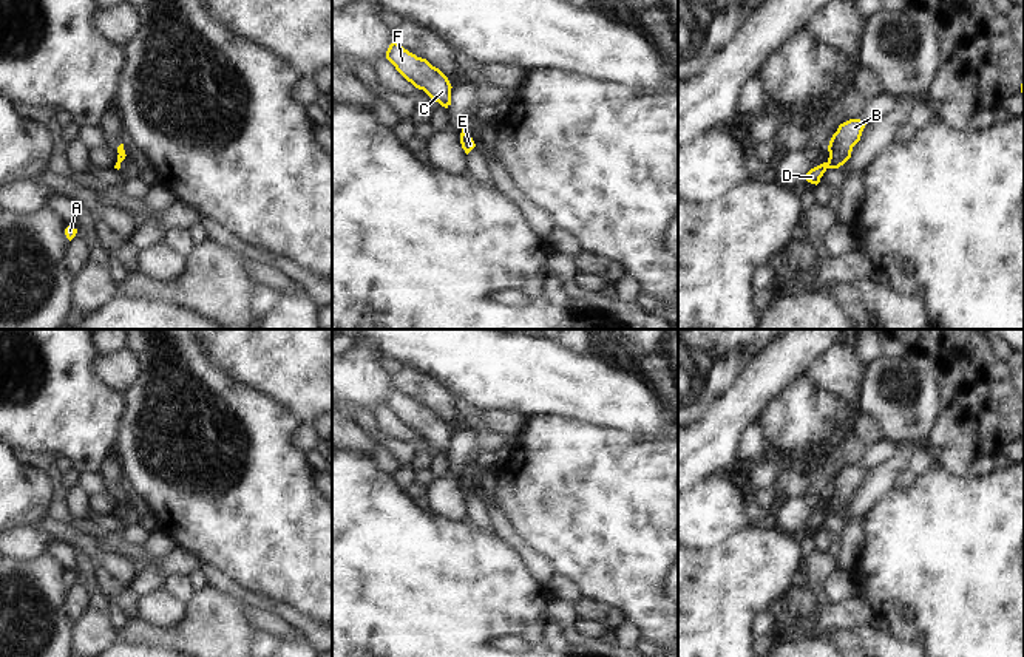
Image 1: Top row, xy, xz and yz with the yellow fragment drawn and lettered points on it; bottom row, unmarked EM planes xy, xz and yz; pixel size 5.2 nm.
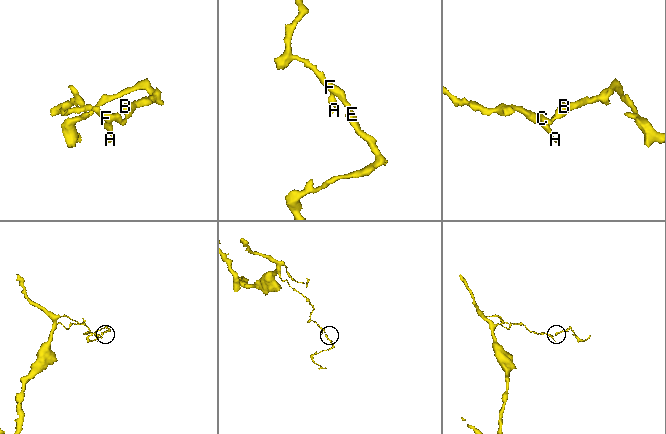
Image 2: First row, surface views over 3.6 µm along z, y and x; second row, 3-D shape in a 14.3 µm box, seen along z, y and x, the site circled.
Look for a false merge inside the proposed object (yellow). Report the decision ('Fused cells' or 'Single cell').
Single cell

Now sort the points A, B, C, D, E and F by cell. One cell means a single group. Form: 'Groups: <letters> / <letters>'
Groups: A B C D E F

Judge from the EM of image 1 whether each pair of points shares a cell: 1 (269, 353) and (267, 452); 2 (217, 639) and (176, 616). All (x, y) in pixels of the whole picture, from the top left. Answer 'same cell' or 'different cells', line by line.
1: different cells
2: different cells

